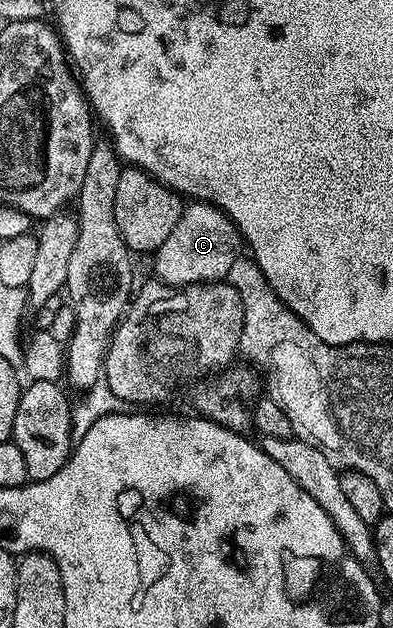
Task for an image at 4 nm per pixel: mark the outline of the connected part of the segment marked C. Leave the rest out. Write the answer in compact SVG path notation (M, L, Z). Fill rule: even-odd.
M190 201L184 207L179 216L179 224L171 228L171 236L163 240L163 244L152 255L153 270L158 279L166 286L194 286L196 282L220 282L228 279L231 272L231 264L242 253L243 239L237 226L217 206L211 206L208 202Z

